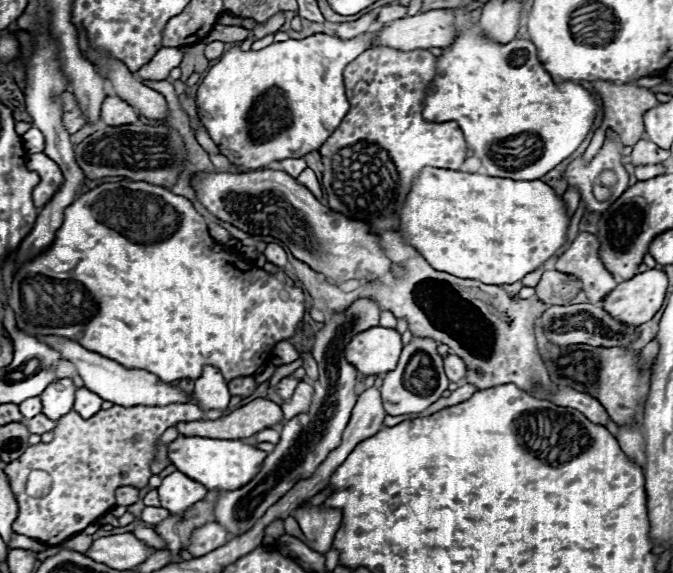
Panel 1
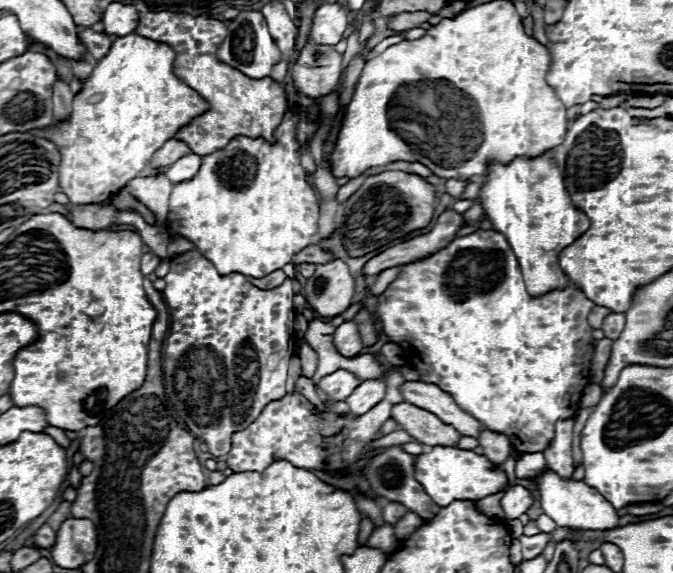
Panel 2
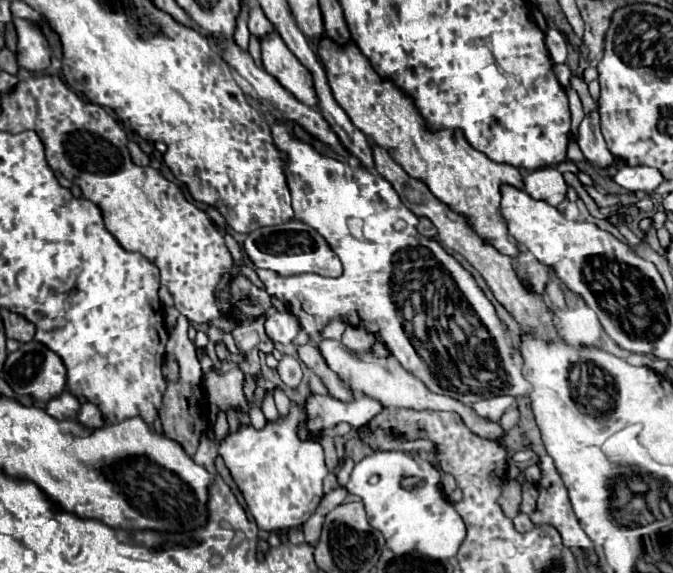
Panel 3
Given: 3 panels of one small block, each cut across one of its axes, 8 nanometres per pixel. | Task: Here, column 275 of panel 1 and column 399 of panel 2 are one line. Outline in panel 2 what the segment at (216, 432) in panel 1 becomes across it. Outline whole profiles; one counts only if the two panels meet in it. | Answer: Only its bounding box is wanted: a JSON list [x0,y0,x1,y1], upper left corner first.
[390,402,460,446]

